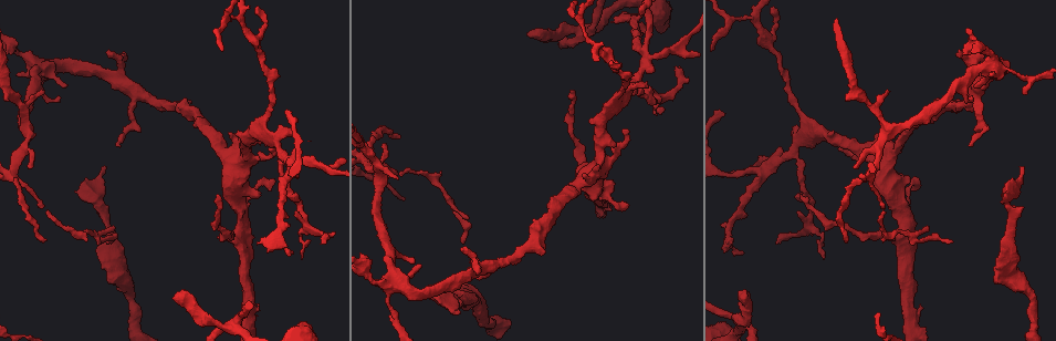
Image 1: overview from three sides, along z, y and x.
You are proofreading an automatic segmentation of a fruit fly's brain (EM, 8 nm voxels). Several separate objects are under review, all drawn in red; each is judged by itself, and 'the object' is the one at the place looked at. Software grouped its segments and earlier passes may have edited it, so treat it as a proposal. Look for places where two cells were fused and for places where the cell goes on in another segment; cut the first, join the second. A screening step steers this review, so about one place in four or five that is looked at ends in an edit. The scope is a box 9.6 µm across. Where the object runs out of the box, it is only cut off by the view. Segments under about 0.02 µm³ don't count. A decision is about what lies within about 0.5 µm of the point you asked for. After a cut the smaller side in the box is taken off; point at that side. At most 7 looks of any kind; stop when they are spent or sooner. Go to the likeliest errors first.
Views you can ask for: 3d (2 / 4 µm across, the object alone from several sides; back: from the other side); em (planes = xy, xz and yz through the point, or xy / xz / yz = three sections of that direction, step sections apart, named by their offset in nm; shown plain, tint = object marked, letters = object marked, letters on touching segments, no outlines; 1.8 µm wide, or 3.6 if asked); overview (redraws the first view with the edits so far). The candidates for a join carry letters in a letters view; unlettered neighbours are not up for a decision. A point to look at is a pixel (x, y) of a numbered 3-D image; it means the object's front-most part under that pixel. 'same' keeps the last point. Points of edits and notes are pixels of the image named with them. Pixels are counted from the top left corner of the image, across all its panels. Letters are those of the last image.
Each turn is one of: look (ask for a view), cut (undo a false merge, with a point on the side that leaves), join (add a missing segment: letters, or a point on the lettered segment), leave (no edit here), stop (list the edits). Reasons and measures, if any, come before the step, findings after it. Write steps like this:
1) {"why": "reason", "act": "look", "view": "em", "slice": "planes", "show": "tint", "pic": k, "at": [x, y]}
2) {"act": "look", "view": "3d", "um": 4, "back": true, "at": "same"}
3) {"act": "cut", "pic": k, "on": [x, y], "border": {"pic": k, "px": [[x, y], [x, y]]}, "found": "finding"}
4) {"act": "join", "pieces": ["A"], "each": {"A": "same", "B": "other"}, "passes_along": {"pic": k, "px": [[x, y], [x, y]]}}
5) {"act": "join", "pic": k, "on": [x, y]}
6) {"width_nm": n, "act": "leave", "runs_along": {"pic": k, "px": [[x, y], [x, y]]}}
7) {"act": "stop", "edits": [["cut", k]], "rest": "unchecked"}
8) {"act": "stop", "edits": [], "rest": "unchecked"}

{"why": "an open end", "act": "look", "view": "em", "slice": "xy", "step": 8, "show": "tint", "pic": 1, "at": [118, 146]}

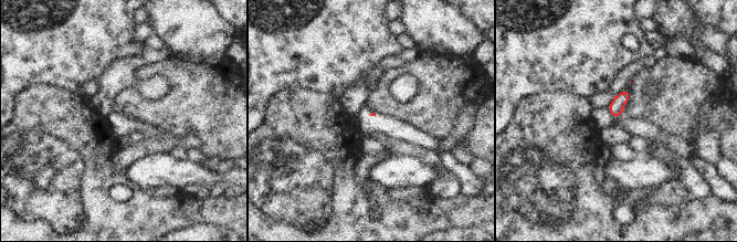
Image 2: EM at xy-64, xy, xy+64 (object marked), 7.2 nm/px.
{"act": "look", "view": "em", "slice": "planes", "show": "letters", "at": "same"}

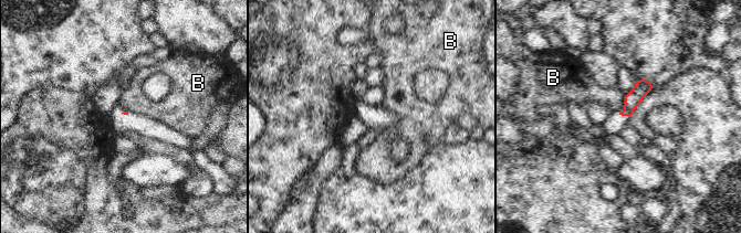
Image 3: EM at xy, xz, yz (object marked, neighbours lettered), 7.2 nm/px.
{"longest_contact_nm": ["B", 120], "act": "leave", "each": {"B": "other"}, "found": "none of them fits"}

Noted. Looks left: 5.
{"why": "an open end", "act": "look", "view": "3d", "um": 2, "back": true, "pic": 1, "at": [745, 299]}

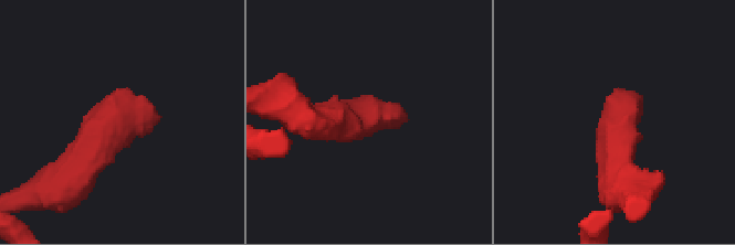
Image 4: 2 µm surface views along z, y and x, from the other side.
{"why": "now the EM", "act": "look", "view": "em", "slice": "yz", "step": 16, "show": "tint", "pic": 4, "at": [403, 114]}

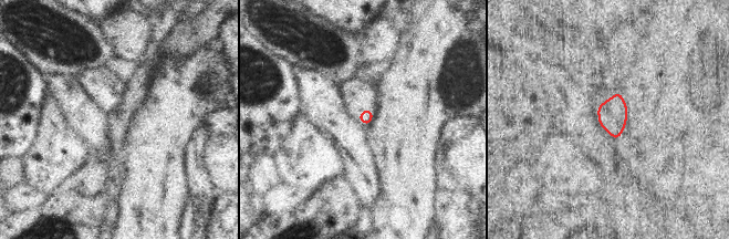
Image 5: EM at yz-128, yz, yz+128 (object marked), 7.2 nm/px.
{"why": "cut it another way", "act": "look", "view": "em", "slice": "planes", "show": "letters", "at": "same"}

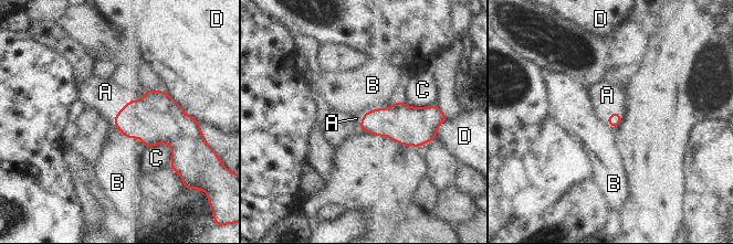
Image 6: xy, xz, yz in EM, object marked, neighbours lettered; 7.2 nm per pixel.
{"longest_contact_nm": ["A", 360], "act": "join", "pieces": ["A"], "each": {"A": "same", "B": "other", "C": "other", "D": "other"}, "passes_along": {"pic": 6, "px": [[156, 118], [129, 101], [105, 92]]}, "found": "the cell continues"}

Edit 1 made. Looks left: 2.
{"why": "four or more arms meet", "act": "look", "view": "em", "slice": "planes", "show": "letters", "pic": 1, "at": [588, 30]}

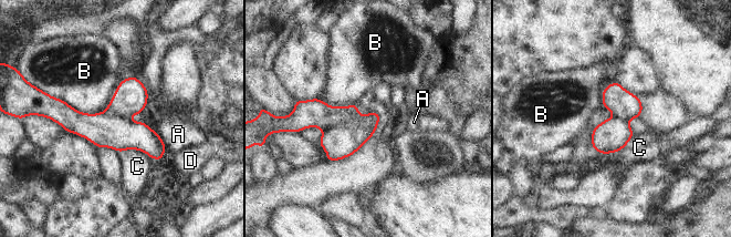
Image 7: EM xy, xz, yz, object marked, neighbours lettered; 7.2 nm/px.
{"act": "cut", "pic": 7, "on": [341, 142], "each": {"A": "other", "B": "other", "C": "other", "D": "other"}, "found": "a second cell is stuck on"}

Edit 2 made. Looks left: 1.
{"act": "stop", "edits": [["join", 6], ["cut", 7]], "rest": "unchecked"}

